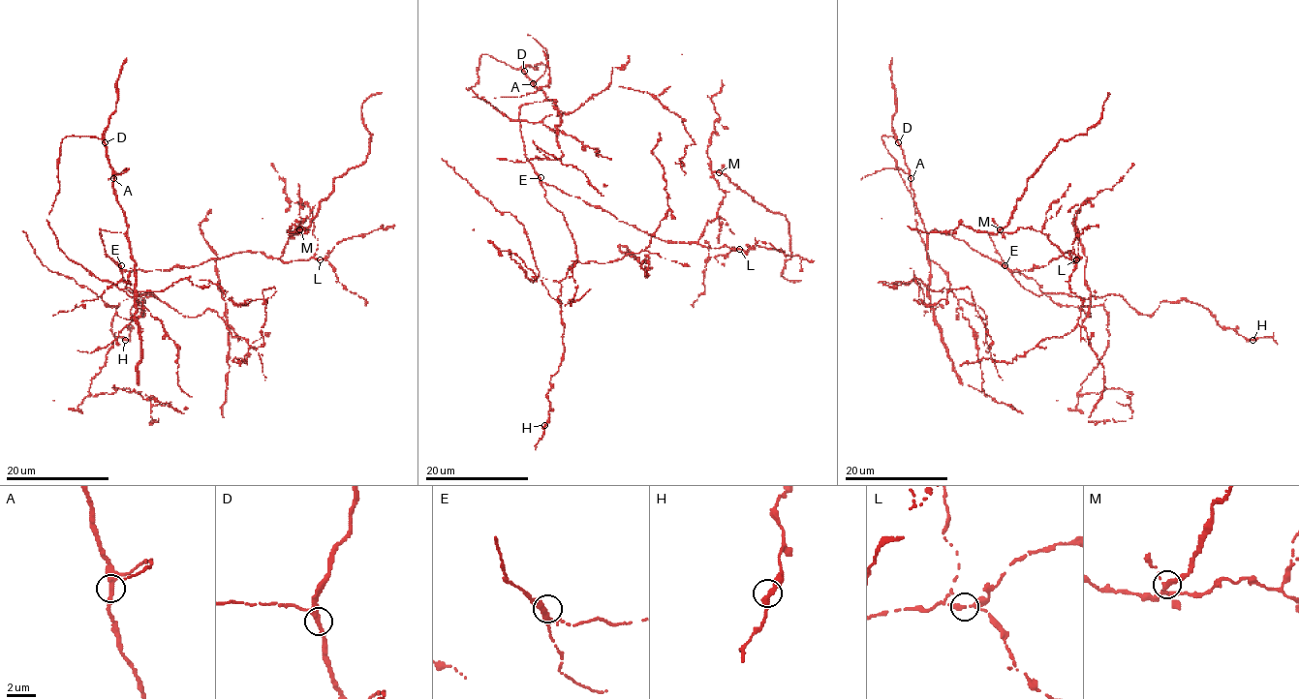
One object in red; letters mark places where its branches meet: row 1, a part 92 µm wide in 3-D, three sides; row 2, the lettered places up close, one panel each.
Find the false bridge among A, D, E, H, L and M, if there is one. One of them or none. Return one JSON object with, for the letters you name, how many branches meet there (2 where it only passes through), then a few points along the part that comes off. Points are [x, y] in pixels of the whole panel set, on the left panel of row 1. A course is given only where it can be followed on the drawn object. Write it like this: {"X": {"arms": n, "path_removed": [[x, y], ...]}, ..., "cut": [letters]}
{"M": {"arms": 2, "path_removed": [[299, 229], [311, 225], [333, 181], [366, 159], [371, 135], [361, 106], [382, 92]]}, "cut": ["M"]}

